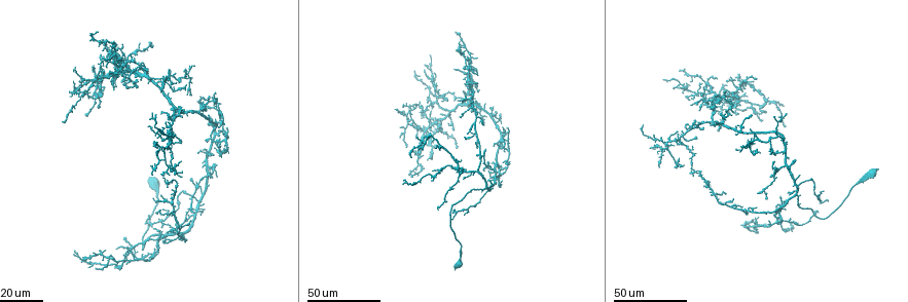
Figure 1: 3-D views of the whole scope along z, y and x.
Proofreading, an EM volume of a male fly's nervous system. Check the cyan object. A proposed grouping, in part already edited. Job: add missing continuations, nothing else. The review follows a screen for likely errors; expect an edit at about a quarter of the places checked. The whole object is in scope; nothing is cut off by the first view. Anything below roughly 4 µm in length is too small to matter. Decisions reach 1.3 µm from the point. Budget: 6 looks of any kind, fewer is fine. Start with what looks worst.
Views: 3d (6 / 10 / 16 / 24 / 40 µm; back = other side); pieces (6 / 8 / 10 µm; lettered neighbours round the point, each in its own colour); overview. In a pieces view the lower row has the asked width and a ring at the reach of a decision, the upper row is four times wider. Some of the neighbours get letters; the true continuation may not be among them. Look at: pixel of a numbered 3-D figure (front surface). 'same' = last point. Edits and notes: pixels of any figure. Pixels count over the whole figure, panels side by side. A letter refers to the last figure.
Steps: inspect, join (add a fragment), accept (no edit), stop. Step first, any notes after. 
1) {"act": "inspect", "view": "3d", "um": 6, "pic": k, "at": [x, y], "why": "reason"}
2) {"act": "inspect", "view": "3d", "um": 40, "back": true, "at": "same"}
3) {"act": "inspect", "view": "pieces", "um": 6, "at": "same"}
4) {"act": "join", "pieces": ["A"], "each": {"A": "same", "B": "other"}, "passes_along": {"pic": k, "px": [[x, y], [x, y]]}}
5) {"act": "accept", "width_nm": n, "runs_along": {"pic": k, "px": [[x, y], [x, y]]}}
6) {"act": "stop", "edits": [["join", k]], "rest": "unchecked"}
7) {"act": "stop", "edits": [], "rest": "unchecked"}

{"act": "inspect", "view": "3d", "um": 40, "pic": 1, "at": [430, 125], "why": "free end"}

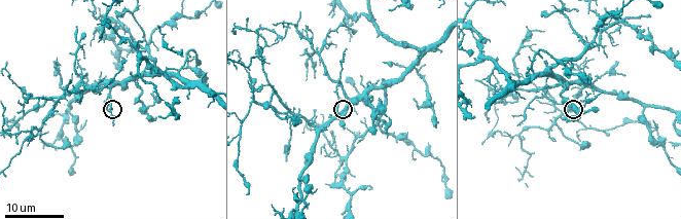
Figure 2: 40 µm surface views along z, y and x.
{"act": "inspect", "view": "3d", "um": 6, "pic": 2, "at": [340, 115]}

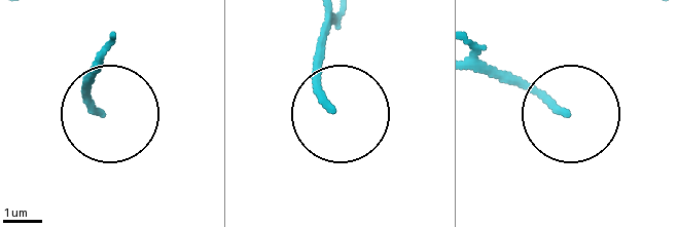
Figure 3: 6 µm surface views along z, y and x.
{"act": "inspect", "view": "pieces", "um": 10, "pic": 3, "at": [327, 107], "why": "see the neighbours"}

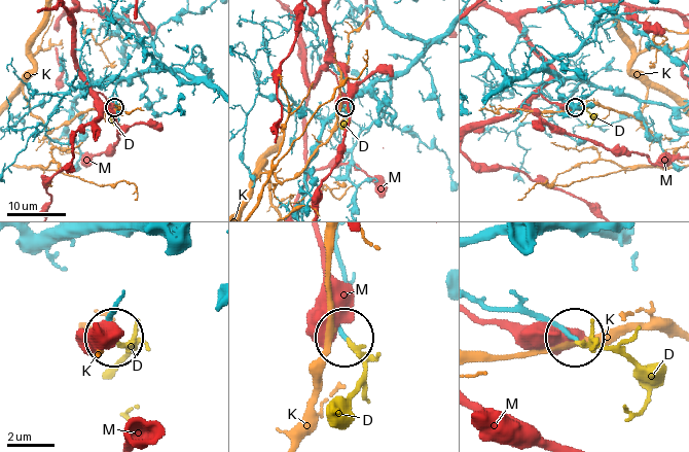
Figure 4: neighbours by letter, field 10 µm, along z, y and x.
{"act": "join", "pieces": ["D"], "each": {"D": "same", "K": "other", "M": "other"}, "passes_along": {"pic": 4, "px": [[516, 309], [626, 356], [650, 392], [633, 414], [626, 406]]}, "found": "the cell continues"}

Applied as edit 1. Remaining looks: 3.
{"act": "inspect", "view": "3d", "um": 24, "pic": 1, "at": [168, 121], "why": "an open end"}

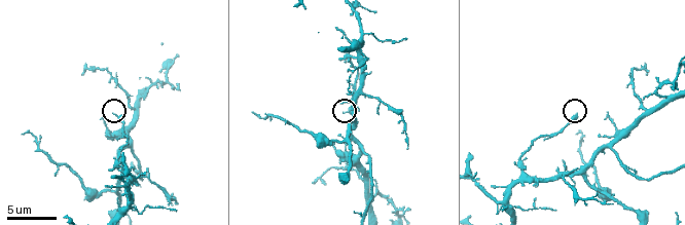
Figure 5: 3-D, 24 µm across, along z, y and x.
{"act": "inspect", "view": "pieces", "um": 8, "pic": 5, "at": [116, 115], "why": "see the neighbours"}

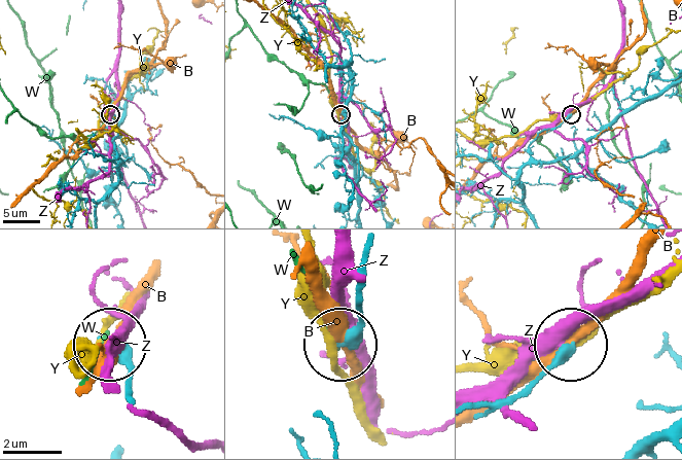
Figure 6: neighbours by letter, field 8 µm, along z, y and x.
{"act": "accept", "each": {"B": "other", "W": "other", "Y": "other", "Z": "other"}, "runs_along": {"pic": 6, "px": [[361, 294], [357, 324], [339, 344]]}, "found": "no lettered fragment goes on from it"}

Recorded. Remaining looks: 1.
{"act": "stop", "edits": [["join", 4]], "rest": "unchecked"}

